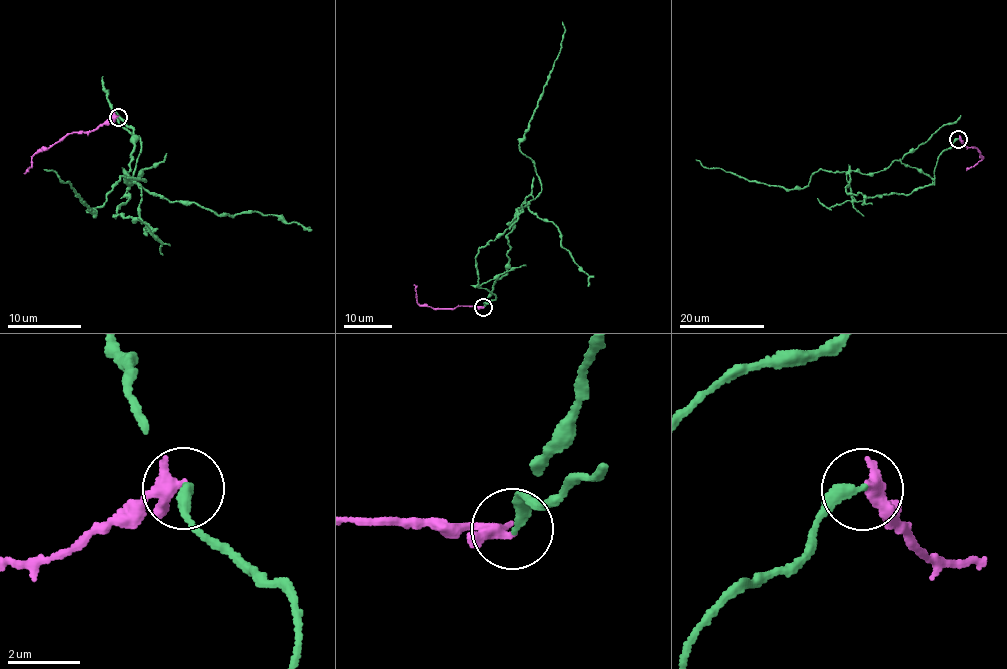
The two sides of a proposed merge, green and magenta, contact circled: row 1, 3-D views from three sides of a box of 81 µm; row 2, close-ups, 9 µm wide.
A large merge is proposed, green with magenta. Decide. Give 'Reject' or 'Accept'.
Reject

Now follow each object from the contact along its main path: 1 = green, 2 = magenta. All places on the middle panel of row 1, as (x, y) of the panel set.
1: (483, 307), (495, 296), (478, 288), (480, 248), (503, 234), (542, 184), (520, 141), (560, 53), (562, 21)
2: (484, 307), (422, 305), (417, 301), (414, 284)

